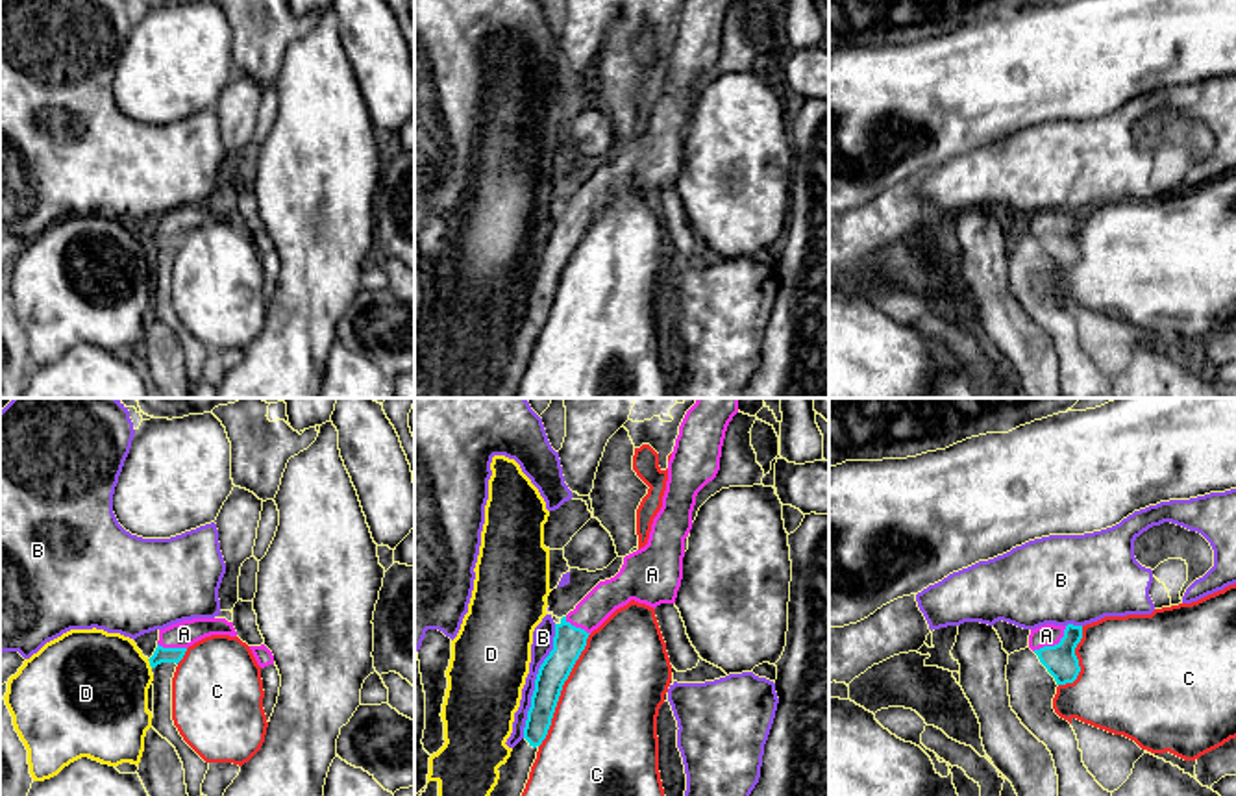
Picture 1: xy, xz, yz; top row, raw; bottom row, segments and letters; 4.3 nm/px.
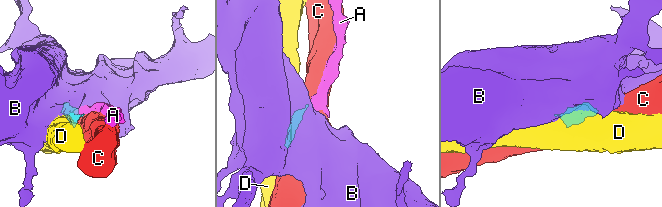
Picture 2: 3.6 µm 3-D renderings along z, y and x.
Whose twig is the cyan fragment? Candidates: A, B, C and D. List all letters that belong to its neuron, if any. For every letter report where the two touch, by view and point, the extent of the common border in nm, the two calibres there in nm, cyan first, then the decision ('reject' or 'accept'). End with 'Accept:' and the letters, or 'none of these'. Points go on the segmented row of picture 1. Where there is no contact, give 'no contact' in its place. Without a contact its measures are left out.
A: yz (1055, 645) | 190 nm | 140/100 nm | accept
B: xz (535, 682) | 500 nm | 140/100 nm | reject
C: xz (561, 689) | 550 nm | 140/460 nm | reject
D: xy (150, 663) | 50 nm | 70/460 nm | reject
Accept: A

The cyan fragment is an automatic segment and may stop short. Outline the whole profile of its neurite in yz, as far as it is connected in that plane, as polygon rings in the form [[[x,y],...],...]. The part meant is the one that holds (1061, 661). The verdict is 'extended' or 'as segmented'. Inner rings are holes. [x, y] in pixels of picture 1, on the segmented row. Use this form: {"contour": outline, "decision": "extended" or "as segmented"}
{"contour": [[[1045,624],[1031,629],[1029,648],[1055,678],[1057,685],[1073,683],[1081,672],[1075,648],[1082,639],[1082,626]]], "decision": "extended"}

